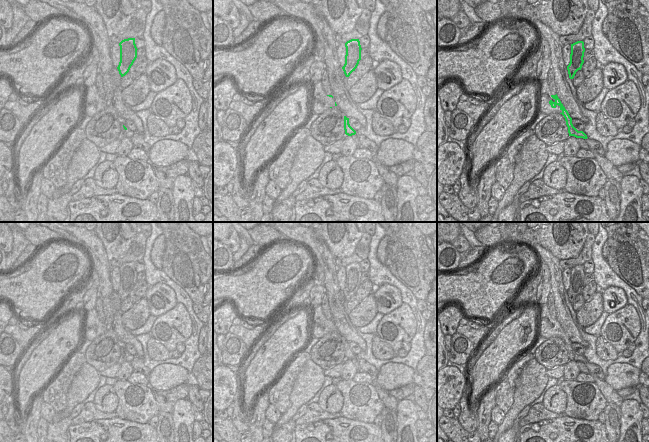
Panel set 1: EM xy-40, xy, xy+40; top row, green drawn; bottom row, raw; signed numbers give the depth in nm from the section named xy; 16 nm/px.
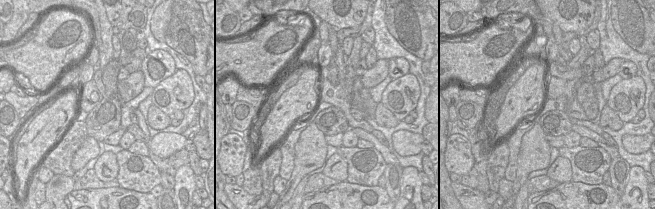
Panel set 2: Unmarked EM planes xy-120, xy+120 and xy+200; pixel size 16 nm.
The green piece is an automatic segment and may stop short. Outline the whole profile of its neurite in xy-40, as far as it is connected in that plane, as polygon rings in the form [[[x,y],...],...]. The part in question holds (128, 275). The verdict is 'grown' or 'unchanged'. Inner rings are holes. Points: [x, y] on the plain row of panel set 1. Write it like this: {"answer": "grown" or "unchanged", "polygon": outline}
{"answer": "unchanged", "polygon": [[[135,262],[124,263],[119,267],[120,270],[120,286],[117,291],[121,301],[125,300],[134,285],[137,282],[137,271],[135,268]]]}

